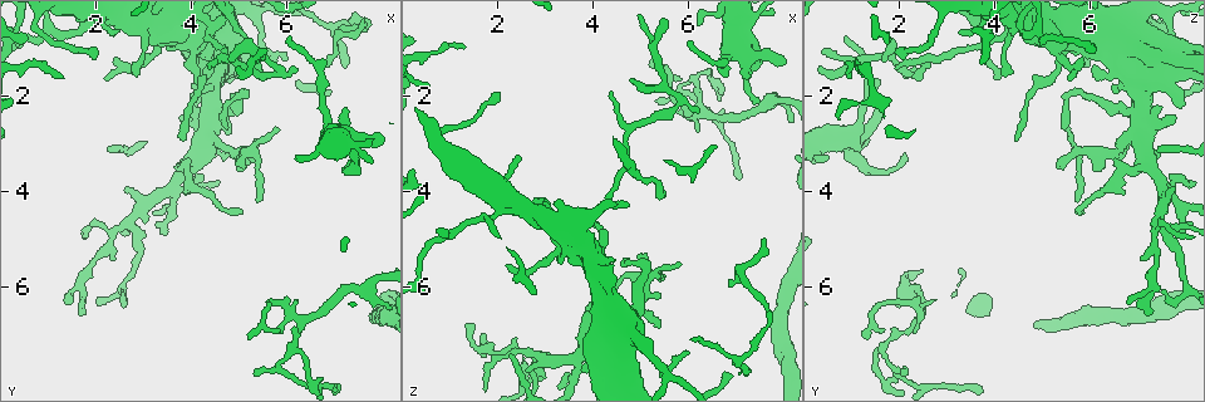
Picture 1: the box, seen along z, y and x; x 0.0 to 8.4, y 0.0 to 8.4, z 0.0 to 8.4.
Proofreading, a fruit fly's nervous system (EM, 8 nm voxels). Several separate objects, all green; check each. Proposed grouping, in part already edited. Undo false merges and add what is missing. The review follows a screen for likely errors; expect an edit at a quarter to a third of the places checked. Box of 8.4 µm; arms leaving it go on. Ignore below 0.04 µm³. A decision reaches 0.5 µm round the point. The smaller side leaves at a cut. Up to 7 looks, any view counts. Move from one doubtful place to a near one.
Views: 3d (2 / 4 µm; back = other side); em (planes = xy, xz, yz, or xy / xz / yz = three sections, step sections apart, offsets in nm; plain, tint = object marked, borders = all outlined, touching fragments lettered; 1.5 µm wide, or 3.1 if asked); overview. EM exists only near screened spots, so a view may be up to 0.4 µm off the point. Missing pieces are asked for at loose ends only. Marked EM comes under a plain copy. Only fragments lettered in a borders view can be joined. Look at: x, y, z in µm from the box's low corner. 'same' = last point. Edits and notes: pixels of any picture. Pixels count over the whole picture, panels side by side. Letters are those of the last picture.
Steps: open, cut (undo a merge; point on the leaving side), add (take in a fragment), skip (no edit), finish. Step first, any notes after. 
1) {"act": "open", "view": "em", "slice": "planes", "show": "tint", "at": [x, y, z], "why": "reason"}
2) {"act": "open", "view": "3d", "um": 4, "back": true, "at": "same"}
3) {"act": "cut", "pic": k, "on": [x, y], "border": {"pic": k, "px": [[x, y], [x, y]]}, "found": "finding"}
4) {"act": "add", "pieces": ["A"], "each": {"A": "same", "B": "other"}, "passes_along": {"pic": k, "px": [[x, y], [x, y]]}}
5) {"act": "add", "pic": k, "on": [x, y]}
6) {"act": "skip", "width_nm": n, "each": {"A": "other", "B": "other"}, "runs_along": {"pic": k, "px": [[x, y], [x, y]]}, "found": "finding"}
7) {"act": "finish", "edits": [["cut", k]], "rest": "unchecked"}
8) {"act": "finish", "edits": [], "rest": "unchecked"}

{"act": "open", "view": "3d", "um": 4, "at": [5.40, 4.25, 5.75], "why": "branch stops here"}

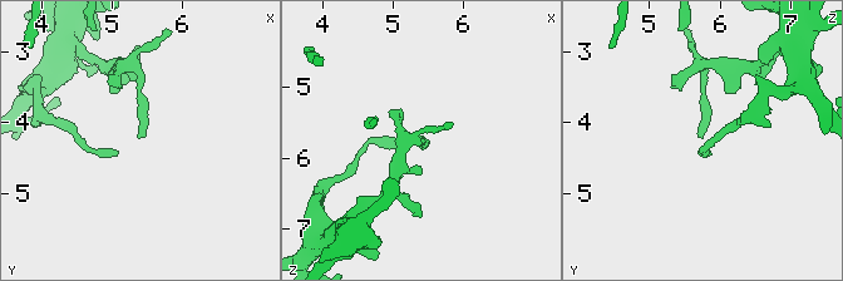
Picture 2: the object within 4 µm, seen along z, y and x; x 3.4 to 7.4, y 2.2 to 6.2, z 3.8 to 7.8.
{"act": "open", "view": "em", "slice": "planes", "show": "borders", "at": [5.40, 4.20, 5.75], "why": "now the EM"}

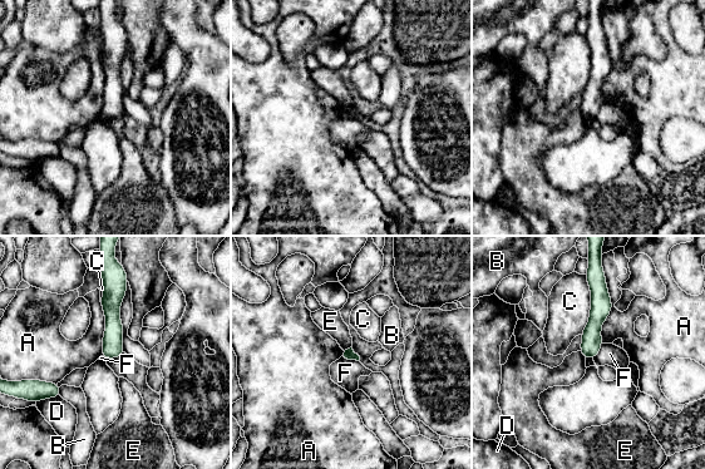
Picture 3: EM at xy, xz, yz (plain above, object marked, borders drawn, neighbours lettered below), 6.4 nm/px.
{"act": "skip", "width_nm": 70, "each": {"A": "other", "B": "other", "C": "other", "D": "other", "E": "other", "F": "other"}, "found": "no lettered fragment goes on from it"}

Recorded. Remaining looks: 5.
{"act": "open", "view": "em", "slice": "planes", "show": "borders", "at": [2.60, 3.95, 7.70], "why": "branch stops here"}

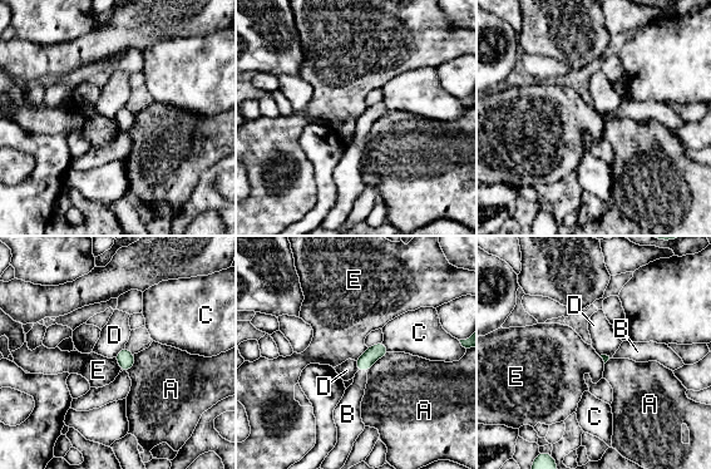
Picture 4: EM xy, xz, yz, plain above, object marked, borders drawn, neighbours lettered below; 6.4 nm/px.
{"act": "add", "pieces": ["B"], "longest_contact_nm": ["A", 200], "each": {"A": "other", "B": "same", "C": "other", "D": "other", "E": "other"}, "found": "it goes on there"}

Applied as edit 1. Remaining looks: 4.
{"act": "open", "view": "3d", "um": 4, "at": [7.45, 3.30, 2.10], "why": "tapers out"}

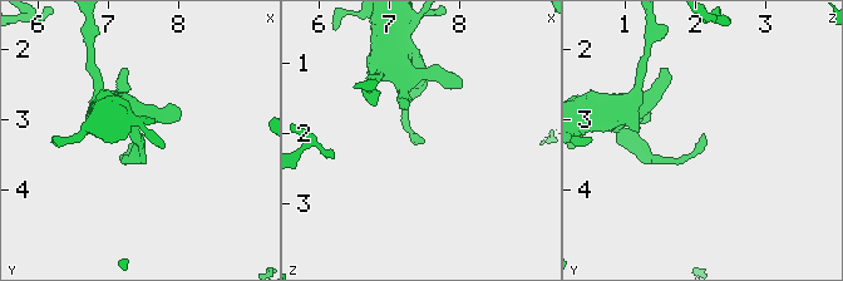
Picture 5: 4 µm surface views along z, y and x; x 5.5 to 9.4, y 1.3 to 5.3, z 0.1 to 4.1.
{"act": "open", "view": "em", "slice": "xz", "step": 8, "show": "tint", "at": [7.45, 3.25, 2.10]}

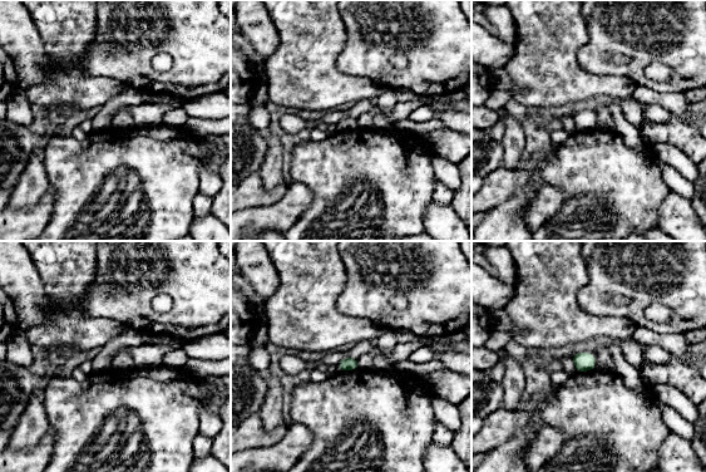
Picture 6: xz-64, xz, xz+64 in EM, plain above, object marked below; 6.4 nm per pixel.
{"act": "open", "view": "em", "slice": "planes", "show": "borders", "at": "same", "why": "another direction"}

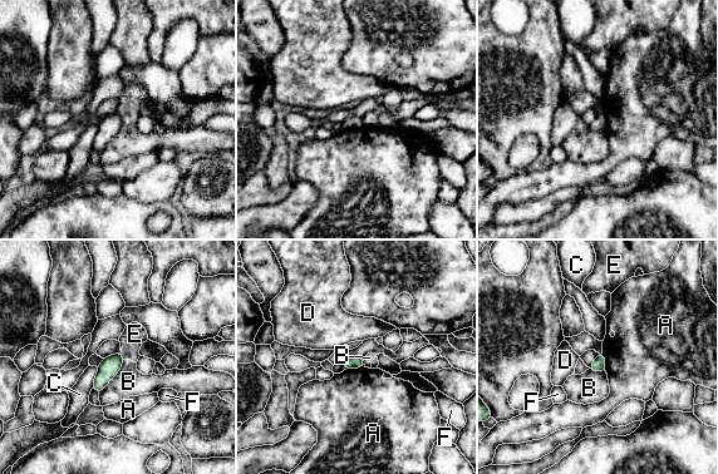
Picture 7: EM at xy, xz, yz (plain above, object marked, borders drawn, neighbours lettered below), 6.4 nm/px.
{"act": "skip", "width_nm": 90, "each": {"A": "other", "B": "other", "C": "other", "D": "other", "E": "other", "F": "other"}, "border": {"pic": 7, "px": [[98, 368], [92, 388]]}, "found": "no lettered fragment goes on from it"}

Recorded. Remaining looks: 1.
{"act": "finish", "edits": [["add", 4]], "rest": "unchecked"}

